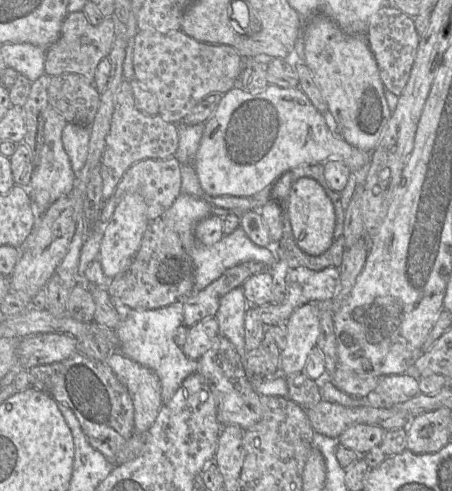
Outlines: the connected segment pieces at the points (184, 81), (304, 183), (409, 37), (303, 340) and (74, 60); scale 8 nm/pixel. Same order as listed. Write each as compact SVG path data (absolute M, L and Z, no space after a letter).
M139 30L133 38L133 68L134 78L156 96L159 105L158 115L167 122L179 124L209 94L225 94L235 86L239 86L243 58L229 45L202 43L181 30L168 34Z
M302 177L291 186L289 220L297 246L306 254L319 256L333 244L335 210L323 187L314 179Z
M394 5L380 8L370 18L367 42L377 62L385 89L399 97L410 78L420 43L414 18L403 13Z
M304 304L286 321L287 342L281 351L279 372L287 377L304 371L320 333L320 304Z
M82 11L67 13L58 39L50 45L45 54L45 74L58 76L76 73L94 84L94 75L99 62L107 58L115 39L114 17L103 17L99 25L92 25Z

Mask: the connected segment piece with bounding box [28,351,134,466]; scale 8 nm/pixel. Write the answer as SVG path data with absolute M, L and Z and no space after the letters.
M76 351L61 362L35 366L28 370L28 373L30 386L47 393L57 403L63 403L70 408L91 446L99 450L114 466L117 453L134 435L134 405L127 388L119 381L112 369L105 362L92 359Z

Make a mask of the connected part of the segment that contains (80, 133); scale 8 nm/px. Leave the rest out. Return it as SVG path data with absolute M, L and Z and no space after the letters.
M67 123L62 131L62 144L75 175L83 168L90 140L90 127Z

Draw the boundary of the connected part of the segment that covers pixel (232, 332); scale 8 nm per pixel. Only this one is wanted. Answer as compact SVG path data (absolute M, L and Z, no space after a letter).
M241 287L224 295L219 304L215 318L218 322L219 335L227 338L235 347L246 368L247 350L245 348L244 317L248 303Z

